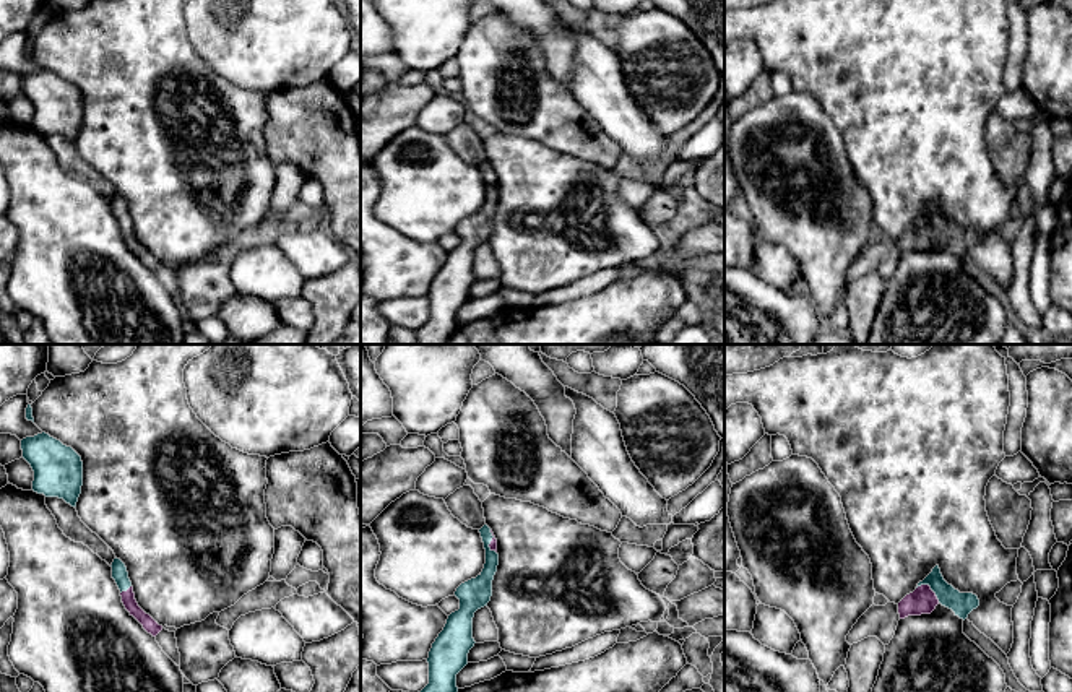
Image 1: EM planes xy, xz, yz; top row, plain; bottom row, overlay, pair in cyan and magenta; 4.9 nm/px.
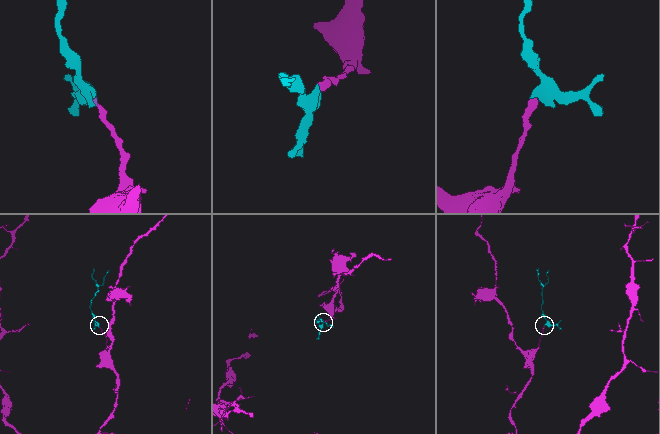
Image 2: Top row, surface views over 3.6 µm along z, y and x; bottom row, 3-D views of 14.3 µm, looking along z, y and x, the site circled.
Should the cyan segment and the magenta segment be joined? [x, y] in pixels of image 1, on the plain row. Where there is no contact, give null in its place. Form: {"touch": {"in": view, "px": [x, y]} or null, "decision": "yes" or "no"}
{"touch": {"in": "yz", "px": [931, 224]}, "decision": "yes"}

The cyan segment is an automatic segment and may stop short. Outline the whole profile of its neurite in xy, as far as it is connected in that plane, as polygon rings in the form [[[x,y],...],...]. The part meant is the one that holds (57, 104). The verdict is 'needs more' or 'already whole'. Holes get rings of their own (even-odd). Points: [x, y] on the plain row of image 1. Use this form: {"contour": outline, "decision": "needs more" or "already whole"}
{"contour": [[[45,68],[23,75],[21,86],[34,107],[32,127],[76,143],[83,122],[81,93]]], "decision": "already whole"}

